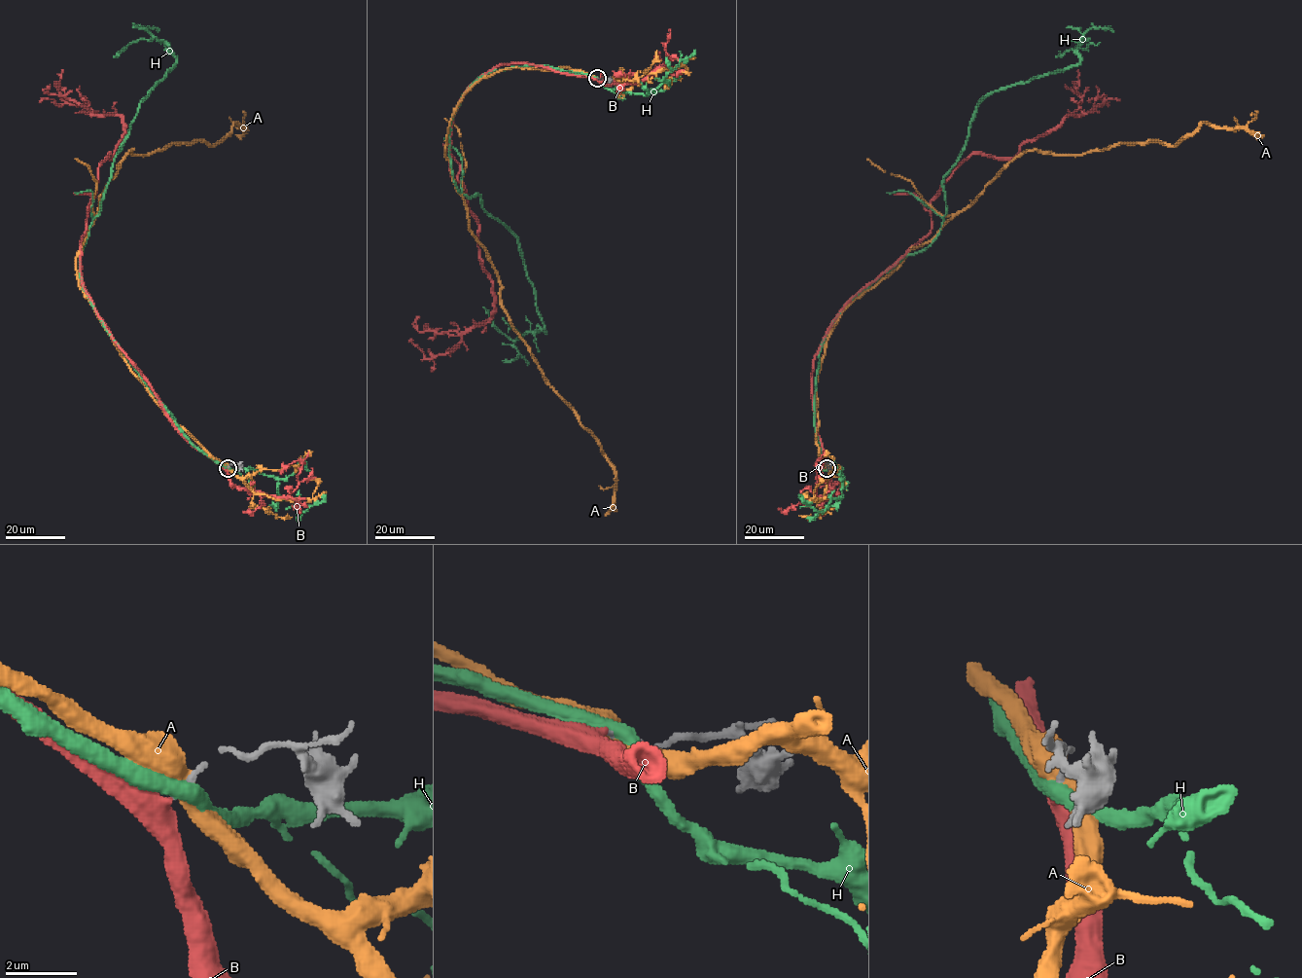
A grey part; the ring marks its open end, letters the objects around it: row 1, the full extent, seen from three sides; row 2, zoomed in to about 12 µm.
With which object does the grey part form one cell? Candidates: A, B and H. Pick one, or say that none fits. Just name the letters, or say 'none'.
B

